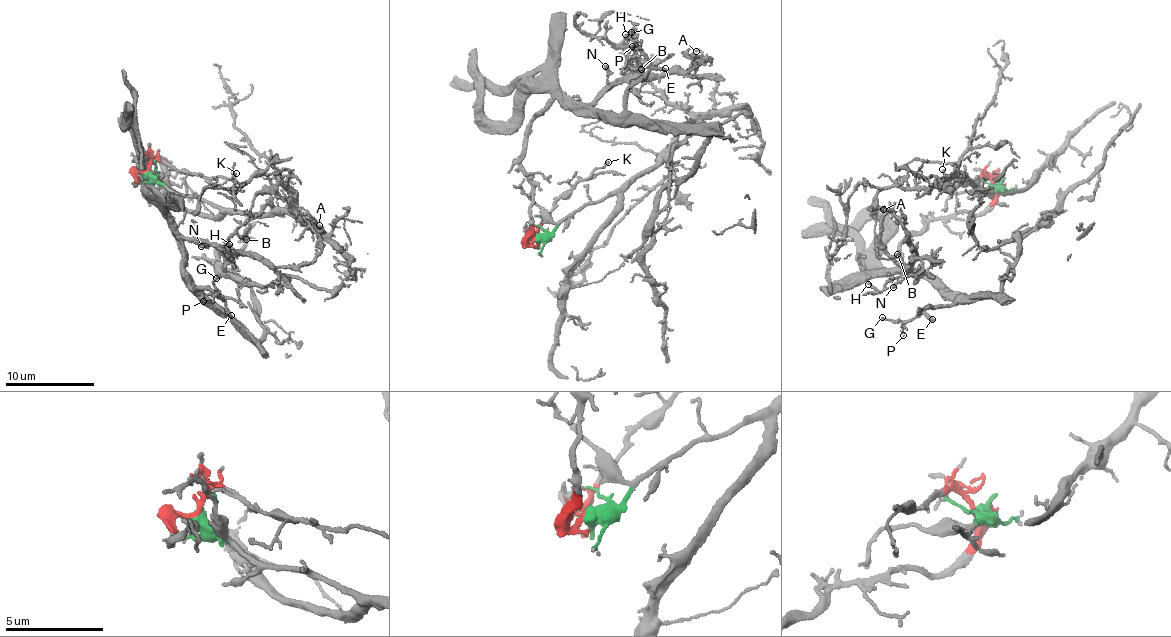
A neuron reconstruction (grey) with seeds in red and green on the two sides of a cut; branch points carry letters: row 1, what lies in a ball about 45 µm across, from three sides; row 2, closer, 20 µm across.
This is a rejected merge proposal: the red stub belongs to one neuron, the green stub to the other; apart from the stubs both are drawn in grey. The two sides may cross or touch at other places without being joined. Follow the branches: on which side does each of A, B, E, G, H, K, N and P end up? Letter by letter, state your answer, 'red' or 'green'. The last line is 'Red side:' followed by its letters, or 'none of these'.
A: red
B: red
E: red
G: red
H: red
K: red
N: red
P: red
Red side: A, B, E, G, H, K, N, P

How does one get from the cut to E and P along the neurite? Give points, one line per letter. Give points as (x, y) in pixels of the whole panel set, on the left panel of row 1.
E: (145, 170), (135, 182), (147, 173), (140, 167), (154, 205), (171, 215), (189, 288), (222, 296), (231, 315)
P: (145, 170), (135, 182), (147, 173), (140, 167), (154, 205), (171, 215), (189, 286), (223, 297), (204, 301)

